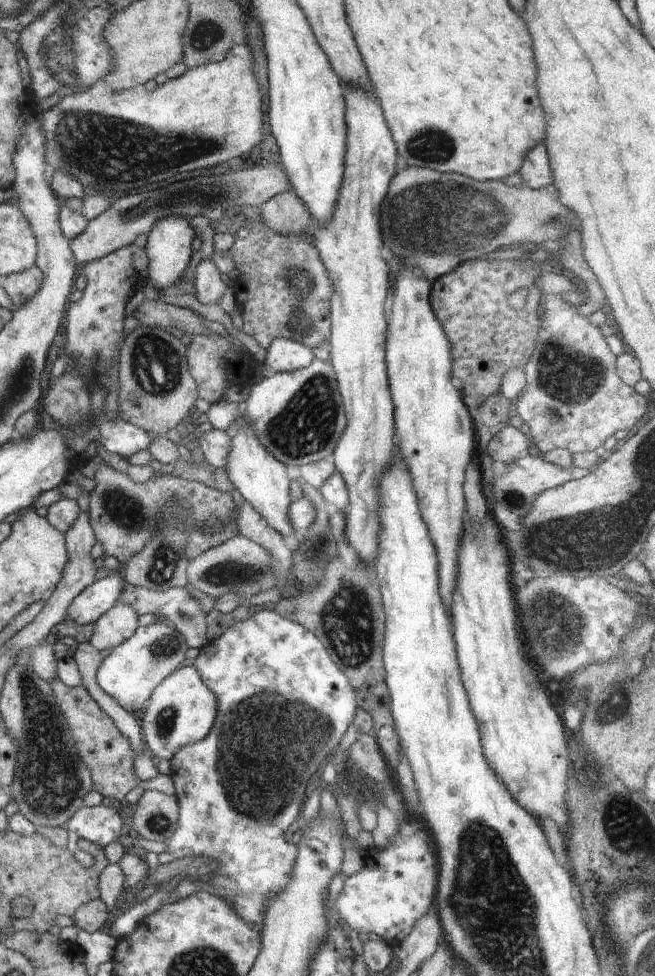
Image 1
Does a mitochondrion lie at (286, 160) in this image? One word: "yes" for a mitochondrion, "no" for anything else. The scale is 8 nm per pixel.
no

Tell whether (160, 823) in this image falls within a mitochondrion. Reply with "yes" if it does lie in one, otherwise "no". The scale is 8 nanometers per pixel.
yes

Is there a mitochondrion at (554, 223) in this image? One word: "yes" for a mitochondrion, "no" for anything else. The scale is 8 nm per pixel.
yes

